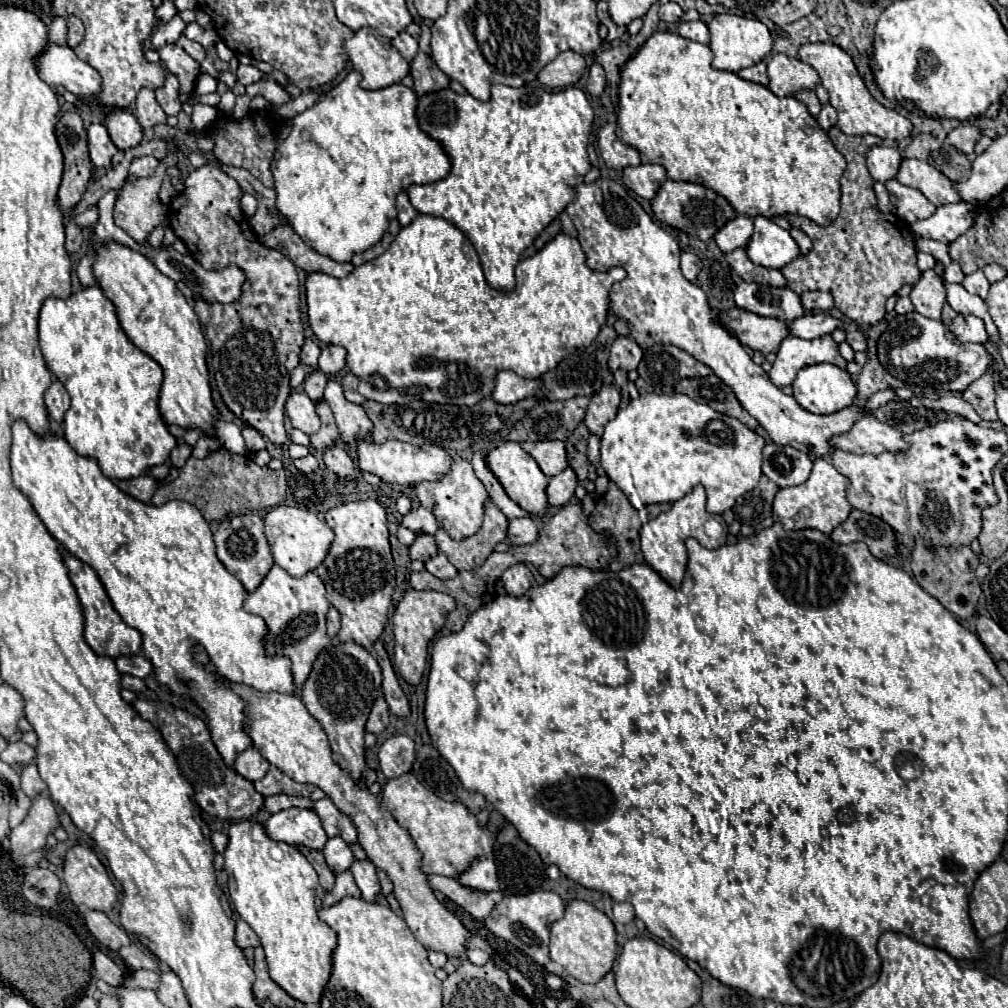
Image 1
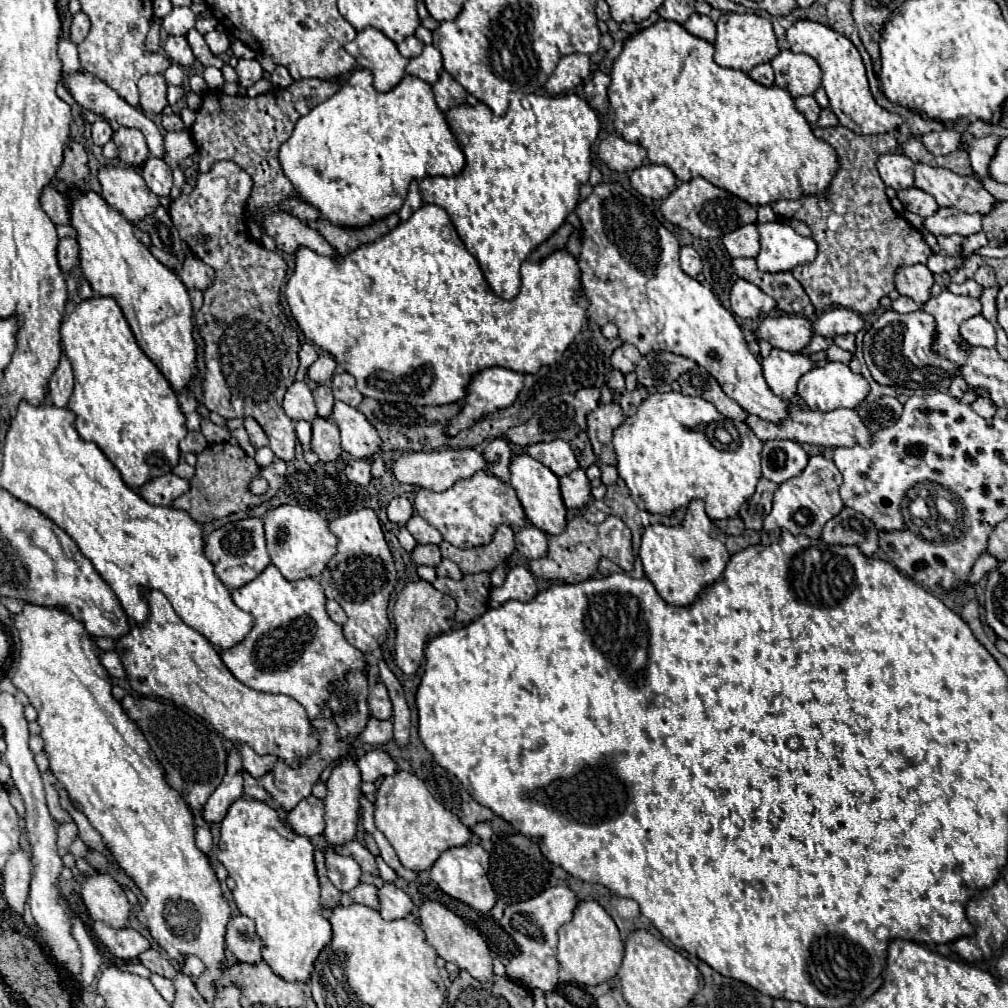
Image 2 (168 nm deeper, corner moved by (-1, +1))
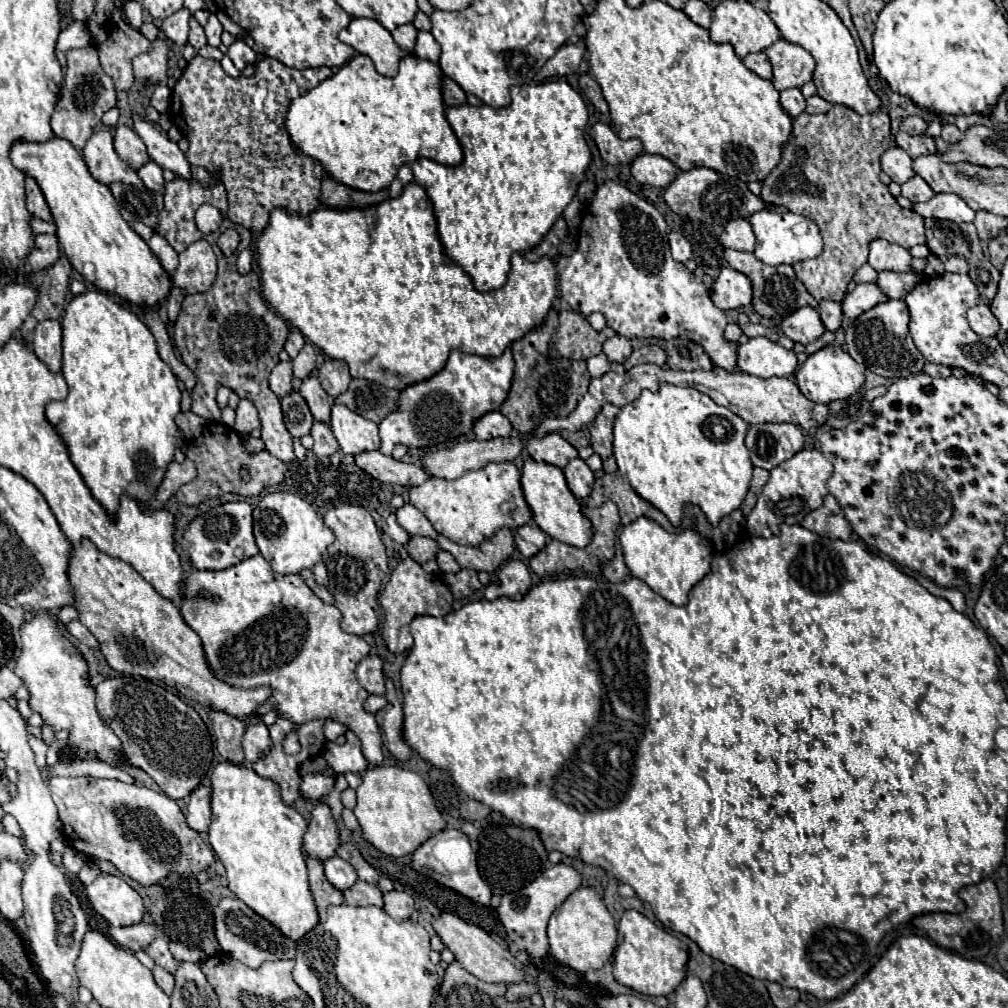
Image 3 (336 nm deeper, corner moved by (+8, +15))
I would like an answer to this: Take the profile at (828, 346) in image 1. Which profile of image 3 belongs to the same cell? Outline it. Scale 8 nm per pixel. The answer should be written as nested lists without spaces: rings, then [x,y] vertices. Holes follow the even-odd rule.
[[[750,338],[746,344],[738,346],[738,368],[758,378],[790,378],[798,368],[798,360],[792,350],[768,338]]]

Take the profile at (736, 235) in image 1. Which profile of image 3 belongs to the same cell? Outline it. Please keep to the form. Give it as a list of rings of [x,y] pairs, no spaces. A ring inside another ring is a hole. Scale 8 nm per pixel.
[[[736,218],[736,220],[730,220],[720,236],[724,248],[734,248],[734,250],[746,250],[746,252],[752,252],[754,250],[754,244],[756,244],[756,238],[754,238],[754,232],[752,232],[752,226],[746,218]]]

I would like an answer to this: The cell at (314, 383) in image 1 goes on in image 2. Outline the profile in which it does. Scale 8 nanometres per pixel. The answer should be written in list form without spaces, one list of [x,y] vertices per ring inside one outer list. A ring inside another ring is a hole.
[[[325,384],[317,386],[313,390],[313,398],[315,398],[315,406],[317,406],[317,416],[319,418],[329,418],[331,412],[333,412],[333,402],[335,402],[331,388],[325,386]]]

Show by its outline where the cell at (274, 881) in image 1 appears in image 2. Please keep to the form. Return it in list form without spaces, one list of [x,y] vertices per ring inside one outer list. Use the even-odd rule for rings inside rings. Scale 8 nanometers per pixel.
[[[237,798],[221,822],[217,860],[237,884],[235,904],[255,922],[265,942],[263,960],[289,982],[307,982],[317,954],[331,940],[331,924],[321,916],[313,852],[307,836],[295,834],[267,802],[255,798]]]

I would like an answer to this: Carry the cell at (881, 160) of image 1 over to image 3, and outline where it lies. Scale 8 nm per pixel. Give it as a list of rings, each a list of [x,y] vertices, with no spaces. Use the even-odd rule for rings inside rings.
[[[900,146],[888,148],[888,150],[882,154],[882,158],[880,158],[880,166],[882,166],[882,170],[884,170],[896,184],[904,184],[908,178],[914,176],[912,158],[910,158],[908,152],[904,152],[904,148],[900,148]]]

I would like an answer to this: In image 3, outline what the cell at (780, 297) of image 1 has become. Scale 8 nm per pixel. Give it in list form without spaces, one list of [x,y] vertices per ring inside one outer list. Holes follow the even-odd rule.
[[[722,268],[720,276],[712,284],[712,302],[722,308],[742,308],[752,302],[752,282],[734,268]]]

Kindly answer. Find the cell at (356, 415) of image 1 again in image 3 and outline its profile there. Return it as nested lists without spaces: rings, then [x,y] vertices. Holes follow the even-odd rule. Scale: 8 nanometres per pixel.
[[[332,404],[330,426],[342,452],[346,454],[354,456],[364,450],[378,450],[380,446],[378,424],[364,420],[360,414],[344,408],[342,404]]]

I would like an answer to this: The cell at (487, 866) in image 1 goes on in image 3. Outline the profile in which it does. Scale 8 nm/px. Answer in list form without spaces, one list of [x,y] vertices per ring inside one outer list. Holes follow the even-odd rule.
[[[442,830],[438,834],[434,834],[432,838],[428,838],[412,856],[412,864],[414,864],[414,870],[420,872],[420,874],[426,874],[430,876],[432,880],[436,880],[438,884],[442,886],[448,886],[456,892],[460,892],[462,896],[474,900],[474,902],[480,902],[484,906],[490,904],[490,886],[486,880],[482,880],[480,872],[478,872],[478,864],[476,864],[476,854],[470,846],[470,838],[460,832],[460,830]]]

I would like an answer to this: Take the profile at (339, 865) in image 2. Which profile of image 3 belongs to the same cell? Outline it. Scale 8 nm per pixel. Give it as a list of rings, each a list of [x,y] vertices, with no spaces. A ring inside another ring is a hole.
[[[332,856],[332,858],[324,860],[324,872],[326,872],[328,882],[332,886],[336,886],[338,890],[346,890],[358,880],[356,870],[352,868],[352,864],[342,860],[340,856]]]

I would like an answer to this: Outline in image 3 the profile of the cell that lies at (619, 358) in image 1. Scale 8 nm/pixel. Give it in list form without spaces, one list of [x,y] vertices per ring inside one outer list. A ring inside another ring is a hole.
[[[616,334],[614,338],[604,342],[602,350],[604,350],[604,354],[608,356],[610,362],[624,362],[632,354],[632,342],[628,338]]]

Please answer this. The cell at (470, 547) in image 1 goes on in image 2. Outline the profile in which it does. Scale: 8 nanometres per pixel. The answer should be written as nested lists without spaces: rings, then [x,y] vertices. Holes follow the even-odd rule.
[[[499,526],[491,544],[481,548],[455,548],[449,542],[441,542],[443,558],[453,560],[463,574],[477,574],[477,572],[493,572],[497,566],[503,566],[507,558],[515,550],[515,534],[509,526]]]

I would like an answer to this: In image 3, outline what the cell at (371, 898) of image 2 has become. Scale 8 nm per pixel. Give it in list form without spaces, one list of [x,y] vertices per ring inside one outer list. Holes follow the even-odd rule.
[[[358,880],[352,888],[343,892],[344,902],[350,906],[382,906],[382,892],[378,886]]]

